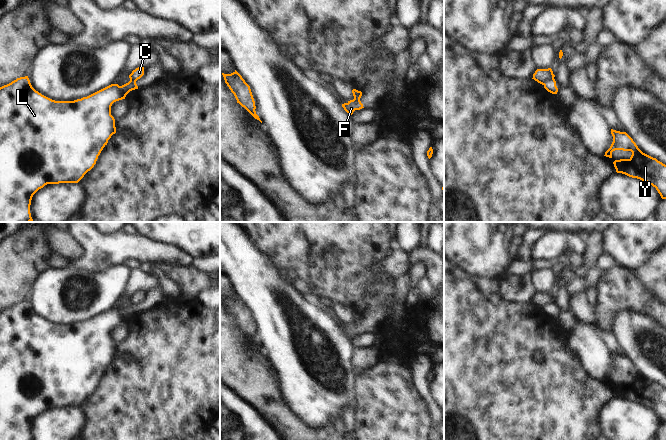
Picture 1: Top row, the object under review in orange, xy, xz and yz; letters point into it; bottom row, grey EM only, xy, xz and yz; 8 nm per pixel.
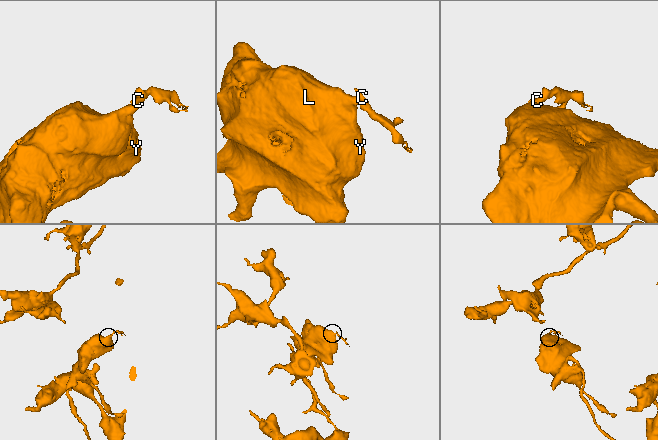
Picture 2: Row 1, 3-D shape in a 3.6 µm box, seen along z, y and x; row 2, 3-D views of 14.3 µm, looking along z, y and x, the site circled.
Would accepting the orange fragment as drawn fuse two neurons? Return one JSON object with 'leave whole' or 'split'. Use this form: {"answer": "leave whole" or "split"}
{"answer": "split"}

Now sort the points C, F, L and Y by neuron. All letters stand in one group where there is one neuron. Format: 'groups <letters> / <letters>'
groups C / F L Y

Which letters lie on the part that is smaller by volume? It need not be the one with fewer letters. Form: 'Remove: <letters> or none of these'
Remove: C

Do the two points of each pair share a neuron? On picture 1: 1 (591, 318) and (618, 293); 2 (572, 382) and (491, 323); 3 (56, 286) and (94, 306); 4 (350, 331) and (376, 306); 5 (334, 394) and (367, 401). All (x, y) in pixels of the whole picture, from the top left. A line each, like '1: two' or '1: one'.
1: two
2: one
3: one
4: one
5: two

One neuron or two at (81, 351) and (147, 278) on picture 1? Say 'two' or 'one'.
two

